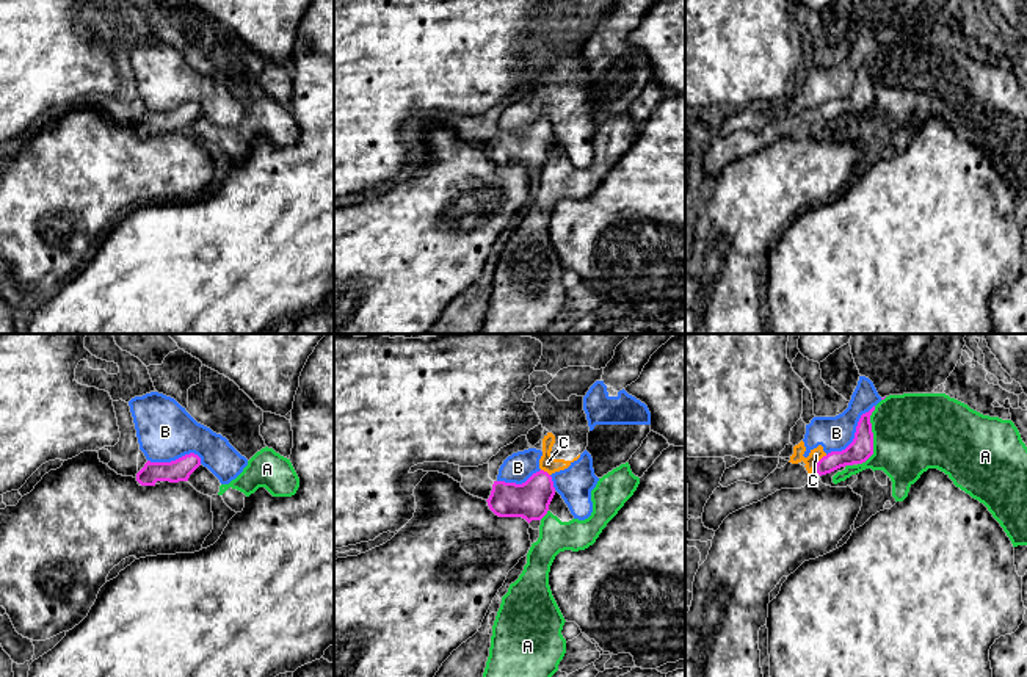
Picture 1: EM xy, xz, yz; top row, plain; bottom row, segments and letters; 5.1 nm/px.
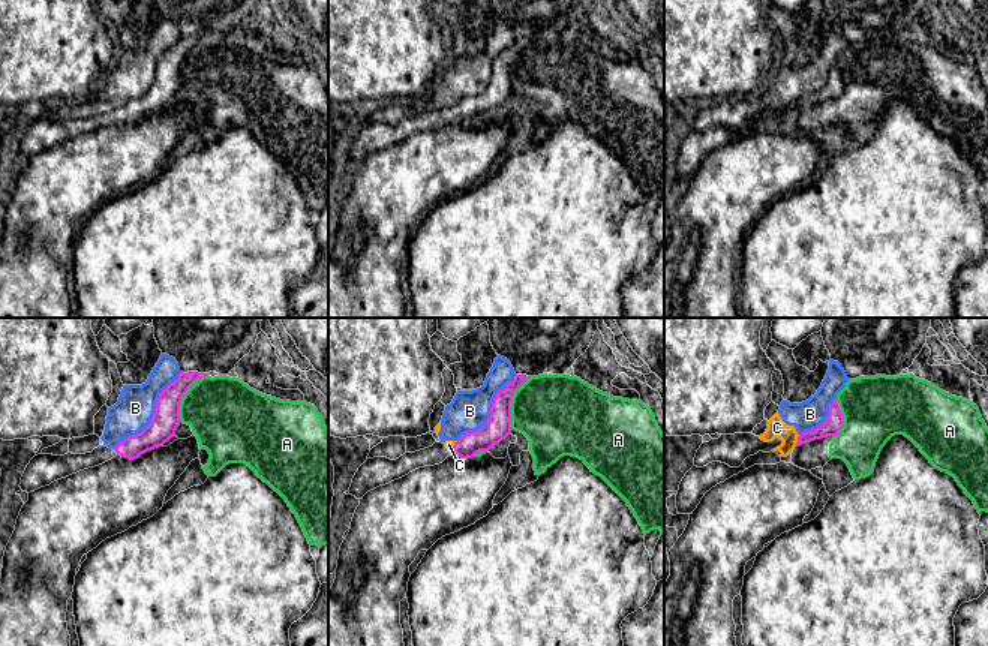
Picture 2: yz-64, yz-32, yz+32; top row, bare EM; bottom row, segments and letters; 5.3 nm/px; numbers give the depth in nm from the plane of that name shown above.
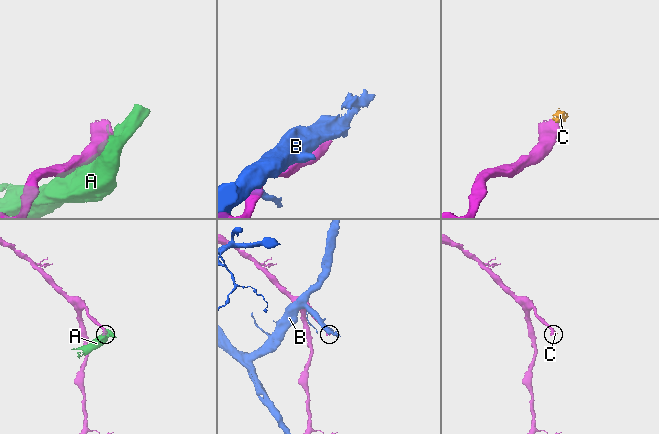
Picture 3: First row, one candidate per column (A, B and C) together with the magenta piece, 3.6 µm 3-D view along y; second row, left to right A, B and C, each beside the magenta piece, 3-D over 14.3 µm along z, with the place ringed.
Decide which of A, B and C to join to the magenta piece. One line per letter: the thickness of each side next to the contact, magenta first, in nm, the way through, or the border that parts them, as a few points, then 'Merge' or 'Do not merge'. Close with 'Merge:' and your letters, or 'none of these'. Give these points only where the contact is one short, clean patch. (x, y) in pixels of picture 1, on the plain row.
A: Thickness 120 nm (magenta) against 400 nm. Do not merge
B: Thickness 120 nm (magenta) against 180 nm. Do not merge
C: Thickness 120 nm (magenta) against 70 nm. Boundary: yz (827, 104), (814, 118). Do not merge
Merge: none of these

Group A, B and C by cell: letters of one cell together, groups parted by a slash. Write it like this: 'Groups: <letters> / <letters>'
Groups: A / B C

